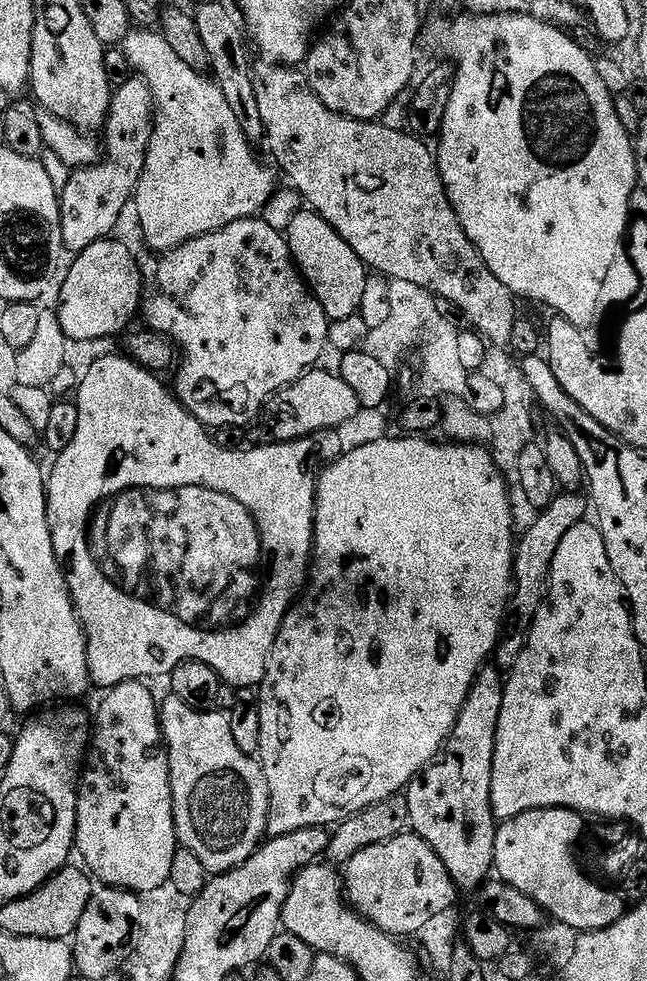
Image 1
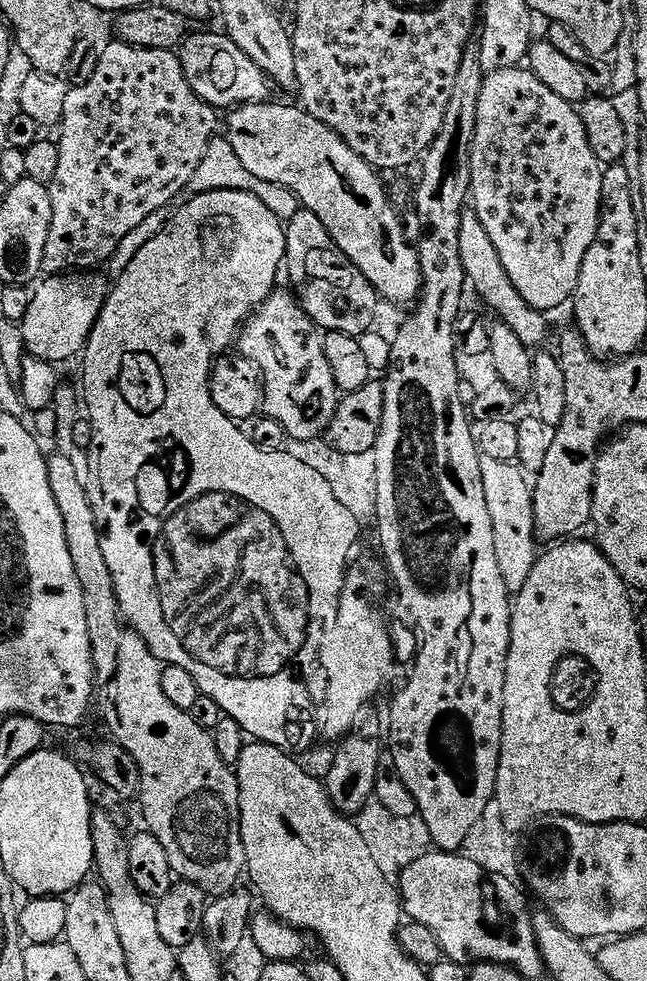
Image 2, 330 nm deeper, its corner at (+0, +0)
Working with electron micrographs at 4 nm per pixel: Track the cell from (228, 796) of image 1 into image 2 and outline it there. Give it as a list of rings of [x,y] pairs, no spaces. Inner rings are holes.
[[[131,630],[124,631],[122,646],[118,650],[116,679],[110,688],[111,735],[138,764],[138,803],[148,823],[145,825],[147,831],[158,838],[158,842],[162,842],[162,850],[166,850],[166,858],[170,858],[173,873],[181,881],[200,887],[208,898],[215,898],[237,887],[246,872],[240,829],[240,783],[236,781],[233,765],[227,764],[219,754],[213,733],[200,726],[190,712],[178,710],[178,706],[173,706],[167,700],[162,690],[161,667],[161,661],[153,656],[139,634]]]

